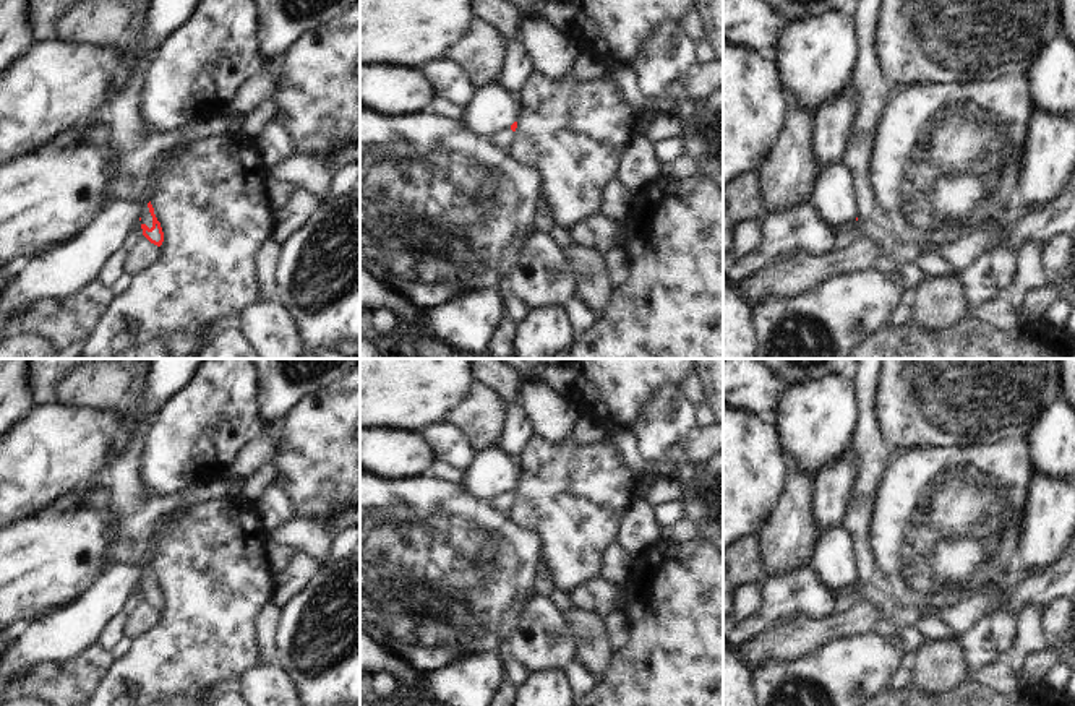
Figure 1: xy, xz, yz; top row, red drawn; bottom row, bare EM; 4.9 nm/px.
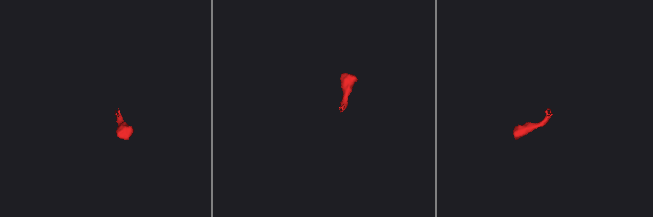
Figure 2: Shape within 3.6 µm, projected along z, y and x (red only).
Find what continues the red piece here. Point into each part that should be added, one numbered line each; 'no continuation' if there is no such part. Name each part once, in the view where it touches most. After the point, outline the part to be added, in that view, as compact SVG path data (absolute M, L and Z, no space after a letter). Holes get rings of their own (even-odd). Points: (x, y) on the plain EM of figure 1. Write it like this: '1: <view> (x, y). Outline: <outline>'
1: xy (135, 508). Outline: M138 420L130 428L131 440L102 474L110 492L113 514L113 534L107 544L107 557L110 562L136 565L141 570L141 588L151 592L152 579L148 571L146 550L151 545L156 523L182 505L235 495L242 482L221 476L169 497L151 492L139 472L139 454L149 424L151 420Z

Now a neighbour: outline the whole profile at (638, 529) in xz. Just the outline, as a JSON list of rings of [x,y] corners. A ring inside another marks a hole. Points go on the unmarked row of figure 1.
[[[634,498],[618,526],[615,542],[619,544],[627,557],[637,558],[658,539],[660,527],[653,519],[653,506],[647,505],[642,498]]]

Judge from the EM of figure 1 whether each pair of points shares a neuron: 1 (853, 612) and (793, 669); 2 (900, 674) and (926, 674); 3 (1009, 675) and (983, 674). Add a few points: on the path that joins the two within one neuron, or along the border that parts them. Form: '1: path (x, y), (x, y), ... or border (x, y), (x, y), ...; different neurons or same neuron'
1: border (850, 635), (835, 635), (803, 654), (777, 659); different neurons
2: border (908, 661), (913, 671), (912, 682); different neurons
3: path (1002, 675), (989, 674); same neuron

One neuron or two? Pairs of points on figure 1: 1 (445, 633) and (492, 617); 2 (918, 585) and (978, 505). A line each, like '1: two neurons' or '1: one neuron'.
1: one neuron
2: one neuron

